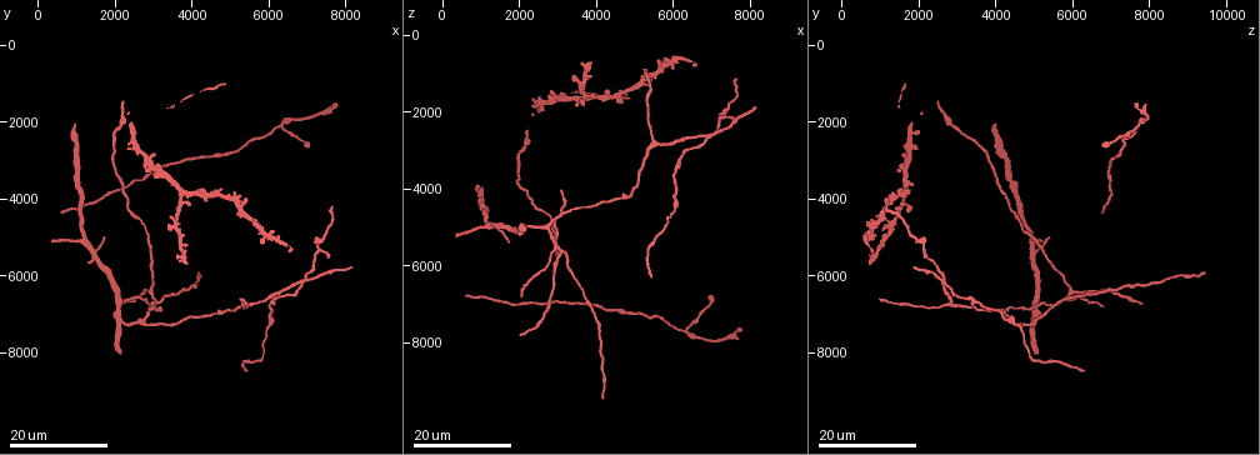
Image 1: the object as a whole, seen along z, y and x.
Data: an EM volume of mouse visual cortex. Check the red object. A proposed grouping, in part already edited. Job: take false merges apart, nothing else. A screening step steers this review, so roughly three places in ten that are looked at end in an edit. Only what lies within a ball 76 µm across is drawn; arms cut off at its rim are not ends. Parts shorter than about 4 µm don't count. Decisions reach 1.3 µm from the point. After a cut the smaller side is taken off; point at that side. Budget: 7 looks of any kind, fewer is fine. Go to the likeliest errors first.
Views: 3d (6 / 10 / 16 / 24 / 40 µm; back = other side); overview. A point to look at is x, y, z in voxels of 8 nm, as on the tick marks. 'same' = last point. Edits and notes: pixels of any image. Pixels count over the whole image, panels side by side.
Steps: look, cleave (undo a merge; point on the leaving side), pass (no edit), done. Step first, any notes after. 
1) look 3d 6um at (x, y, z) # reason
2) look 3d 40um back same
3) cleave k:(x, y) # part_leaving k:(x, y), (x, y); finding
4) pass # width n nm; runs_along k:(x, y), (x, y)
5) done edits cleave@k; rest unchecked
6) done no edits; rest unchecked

look 3d 24um at (2900, 6700, 5500)

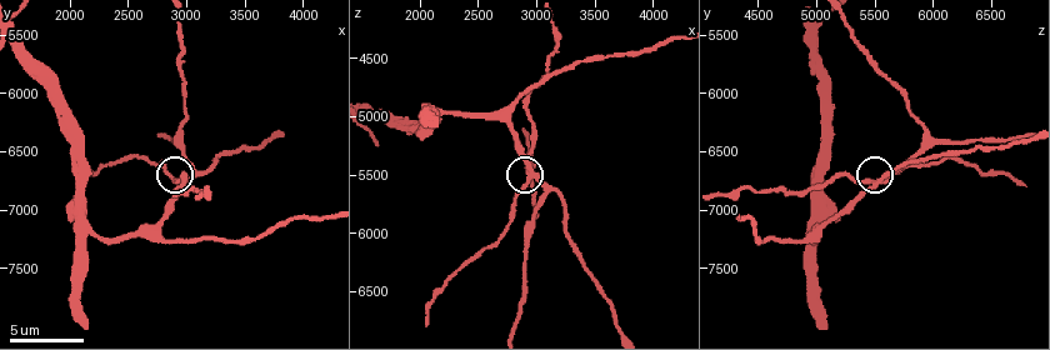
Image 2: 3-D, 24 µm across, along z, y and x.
look 3d 6um same # closer look

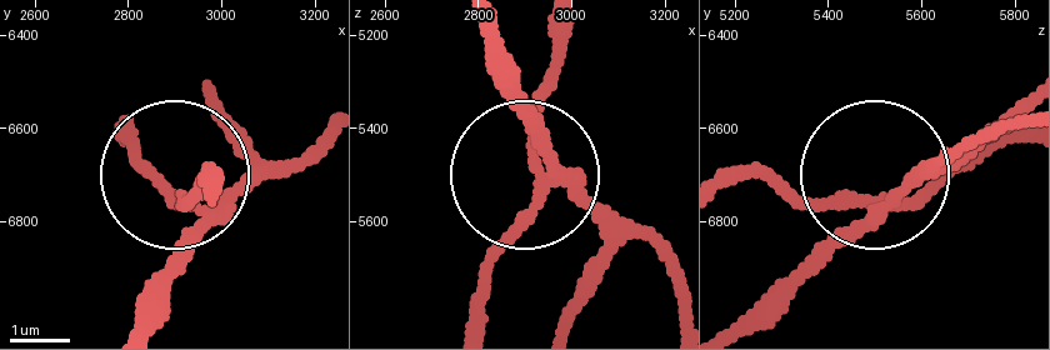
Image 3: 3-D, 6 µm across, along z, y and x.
cleave 3:(190, 199) # width 230 nm; part_leaving 3:(204, 213), (119, 143); two cells meet here

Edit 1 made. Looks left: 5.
look overview

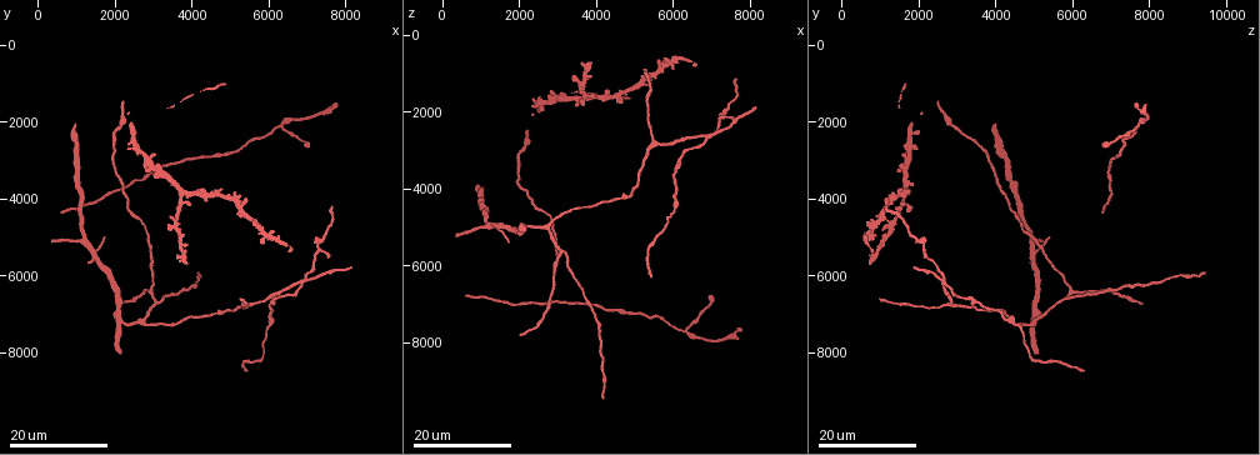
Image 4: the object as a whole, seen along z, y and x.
look 3d 16um at (5550, 6750, 2800) # small branch off a trunk

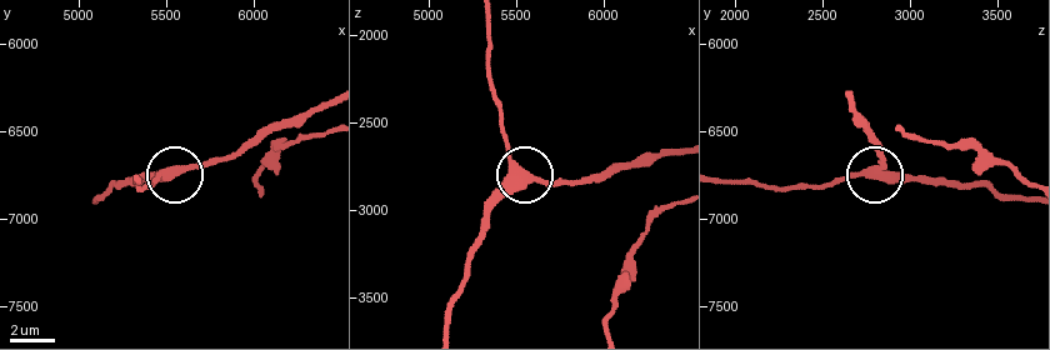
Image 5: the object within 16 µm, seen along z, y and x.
look 3d 10um at (5560, 6740, 2800)

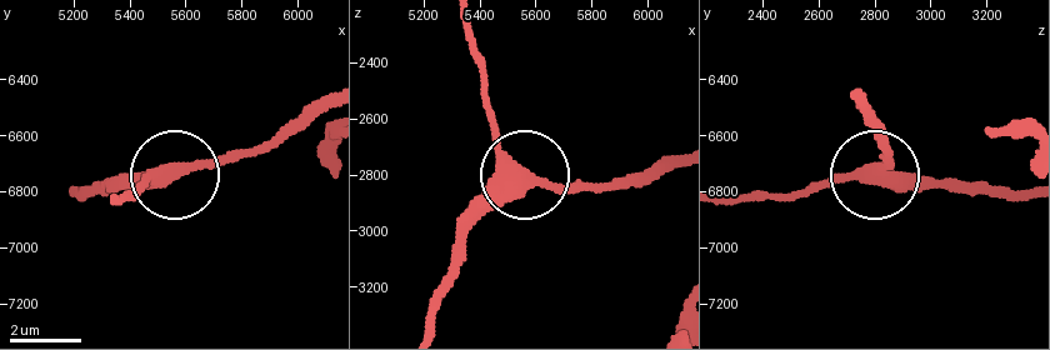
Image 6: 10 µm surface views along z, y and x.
look 3d 10um back at (5550, 6710, 2810)

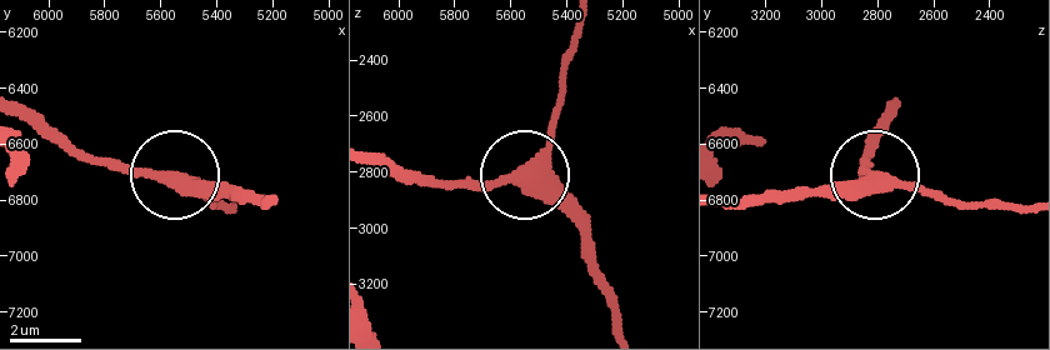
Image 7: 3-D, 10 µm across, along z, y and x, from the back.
pass # runs_along 7:(728, 206), (818, 198), (880, 170), (940, 194); continuous, no second cell

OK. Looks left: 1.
done edits cleave@3; rest unchecked

